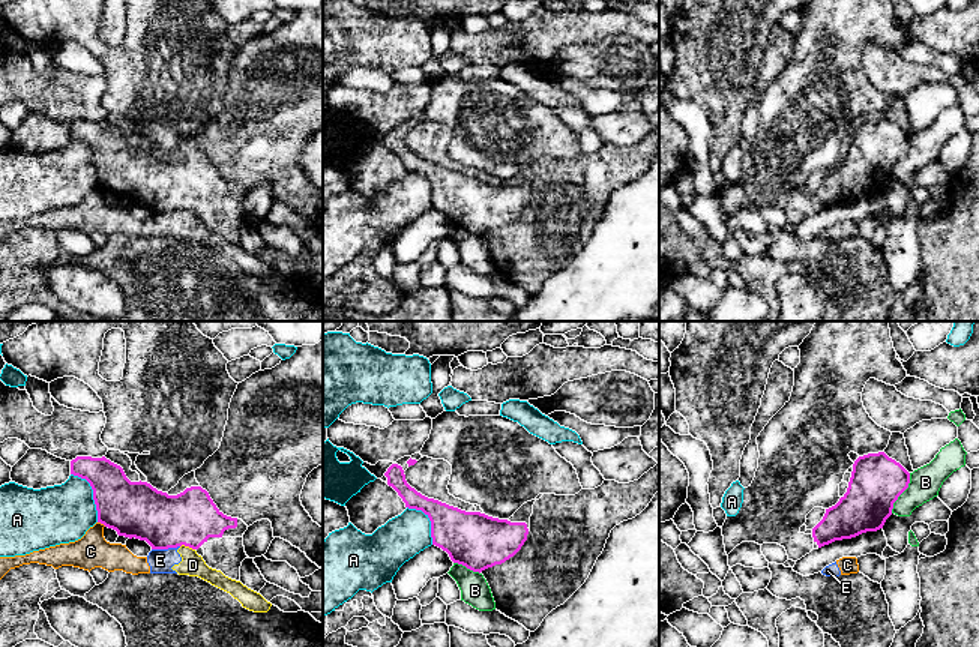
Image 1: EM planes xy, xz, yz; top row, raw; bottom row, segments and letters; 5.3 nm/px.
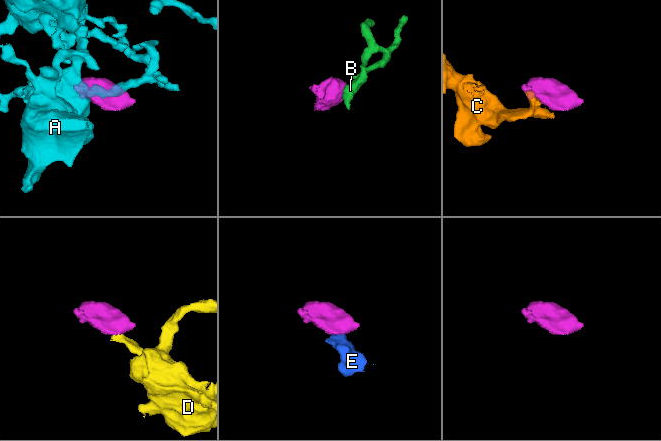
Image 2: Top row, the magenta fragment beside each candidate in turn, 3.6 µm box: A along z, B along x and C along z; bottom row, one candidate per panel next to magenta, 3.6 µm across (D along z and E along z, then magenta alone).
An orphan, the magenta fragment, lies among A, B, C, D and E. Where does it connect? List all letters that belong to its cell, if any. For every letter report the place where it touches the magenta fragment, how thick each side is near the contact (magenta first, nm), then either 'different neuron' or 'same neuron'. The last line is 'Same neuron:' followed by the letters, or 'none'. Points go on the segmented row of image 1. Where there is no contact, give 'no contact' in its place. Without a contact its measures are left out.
A: xy (93, 494) | 300/320 nm | different neuron
B: yz (903, 491) | 280/170 nm | different neuron
C: xy (102, 523) | 300/180 nm | different neuron
D: xy (188, 545) | 300/120 nm | different neuron
E: xy (165, 548) | 300/130 nm | different neuron
Same neuron: none

